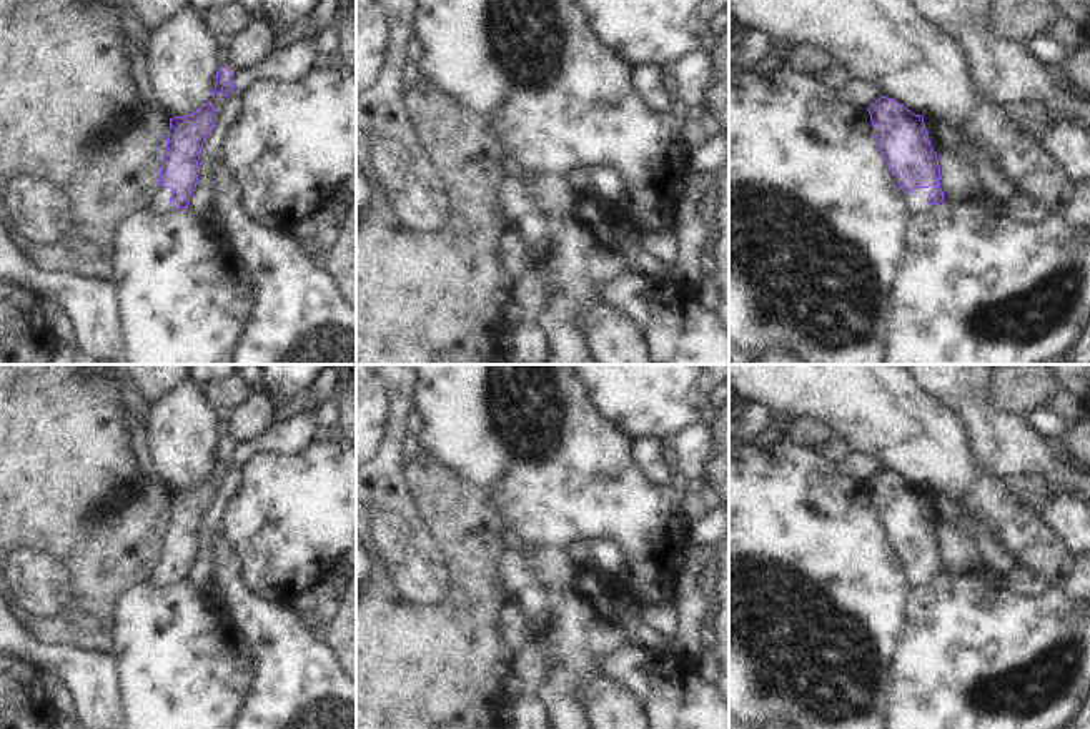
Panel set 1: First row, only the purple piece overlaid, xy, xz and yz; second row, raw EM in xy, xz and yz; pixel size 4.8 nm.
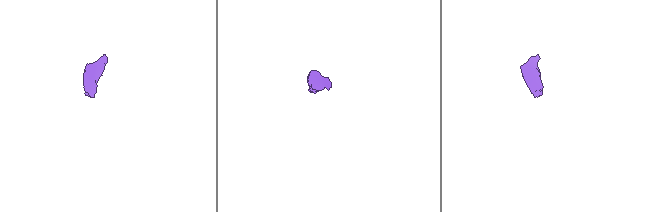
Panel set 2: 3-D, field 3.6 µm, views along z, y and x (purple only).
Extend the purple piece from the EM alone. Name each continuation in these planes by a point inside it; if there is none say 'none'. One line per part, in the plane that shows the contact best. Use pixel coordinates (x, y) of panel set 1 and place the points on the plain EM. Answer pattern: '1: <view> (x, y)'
1: yz (917, 576).

